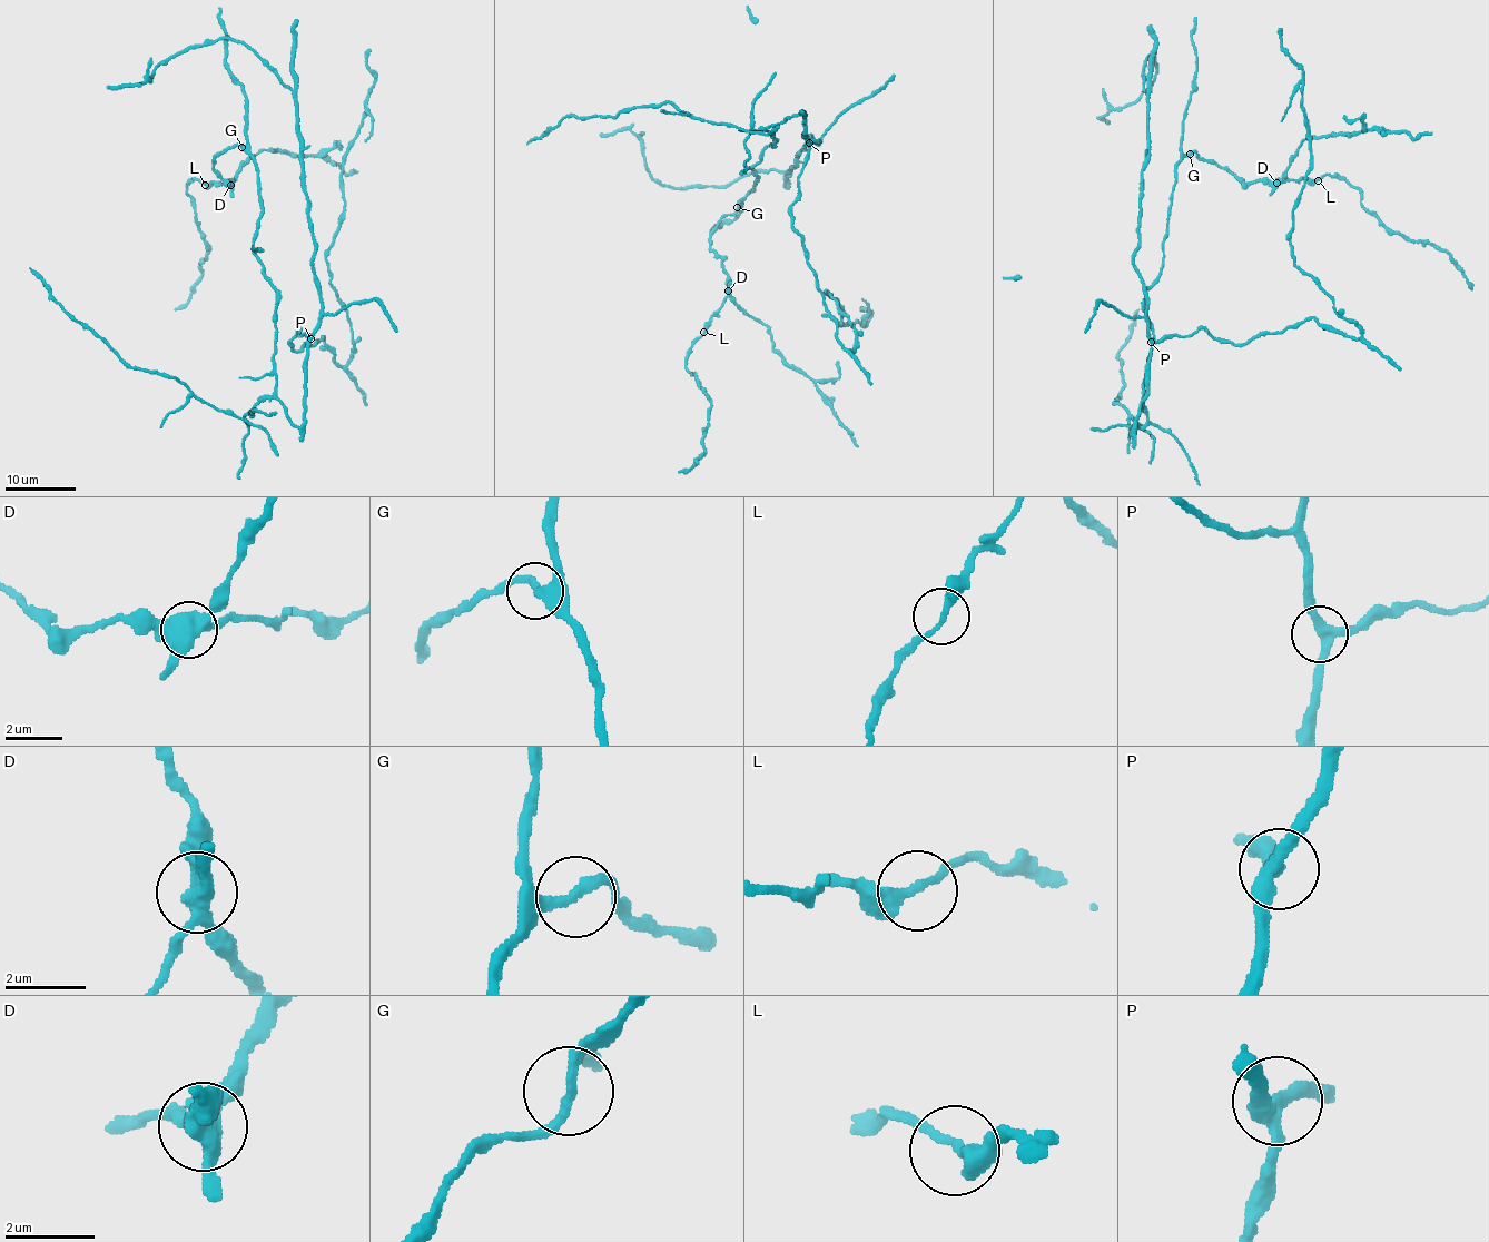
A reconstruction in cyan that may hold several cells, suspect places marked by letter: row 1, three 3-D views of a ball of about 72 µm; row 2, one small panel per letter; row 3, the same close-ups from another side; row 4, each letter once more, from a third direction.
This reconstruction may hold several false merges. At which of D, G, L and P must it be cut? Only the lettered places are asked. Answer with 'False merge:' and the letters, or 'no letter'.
False merge: D, G

